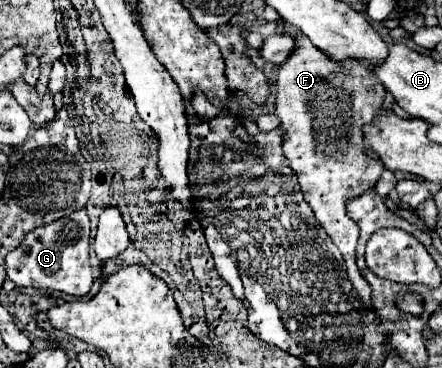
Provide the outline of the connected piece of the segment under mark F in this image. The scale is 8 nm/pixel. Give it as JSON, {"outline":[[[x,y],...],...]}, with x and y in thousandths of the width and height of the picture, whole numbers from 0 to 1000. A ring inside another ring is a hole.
{"outline":[[[631,63],[631,73],[640,73],[640,95],[658,95],[672,111],[672,133],[640,177],[631,177],[627,204],[622,313],[636,323],[636,351],[645,356],[640,416],[676,486],[690,546],[704,557],[726,617],[767,671],[803,791],[835,829],[835,769],[817,753],[803,720],[812,622],[785,590],[781,546],[808,524],[826,524],[826,514],[844,514],[871,465],[853,432],[826,427],[821,416],[821,340],[839,334],[862,302],[871,236],[853,220],[835,177],[785,166],[781,182],[767,182],[704,122],[681,84],[645,63]]]}

